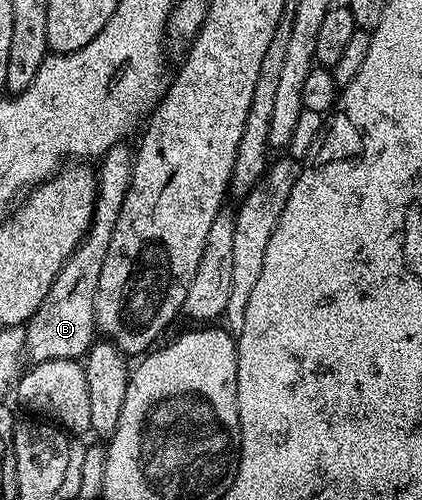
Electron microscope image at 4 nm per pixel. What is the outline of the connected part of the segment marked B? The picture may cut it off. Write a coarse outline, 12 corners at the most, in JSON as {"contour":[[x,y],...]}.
{"contour":[[126,144],[96,166],[82,243],[26,327],[31,363],[81,359],[94,301],[134,171]]}

